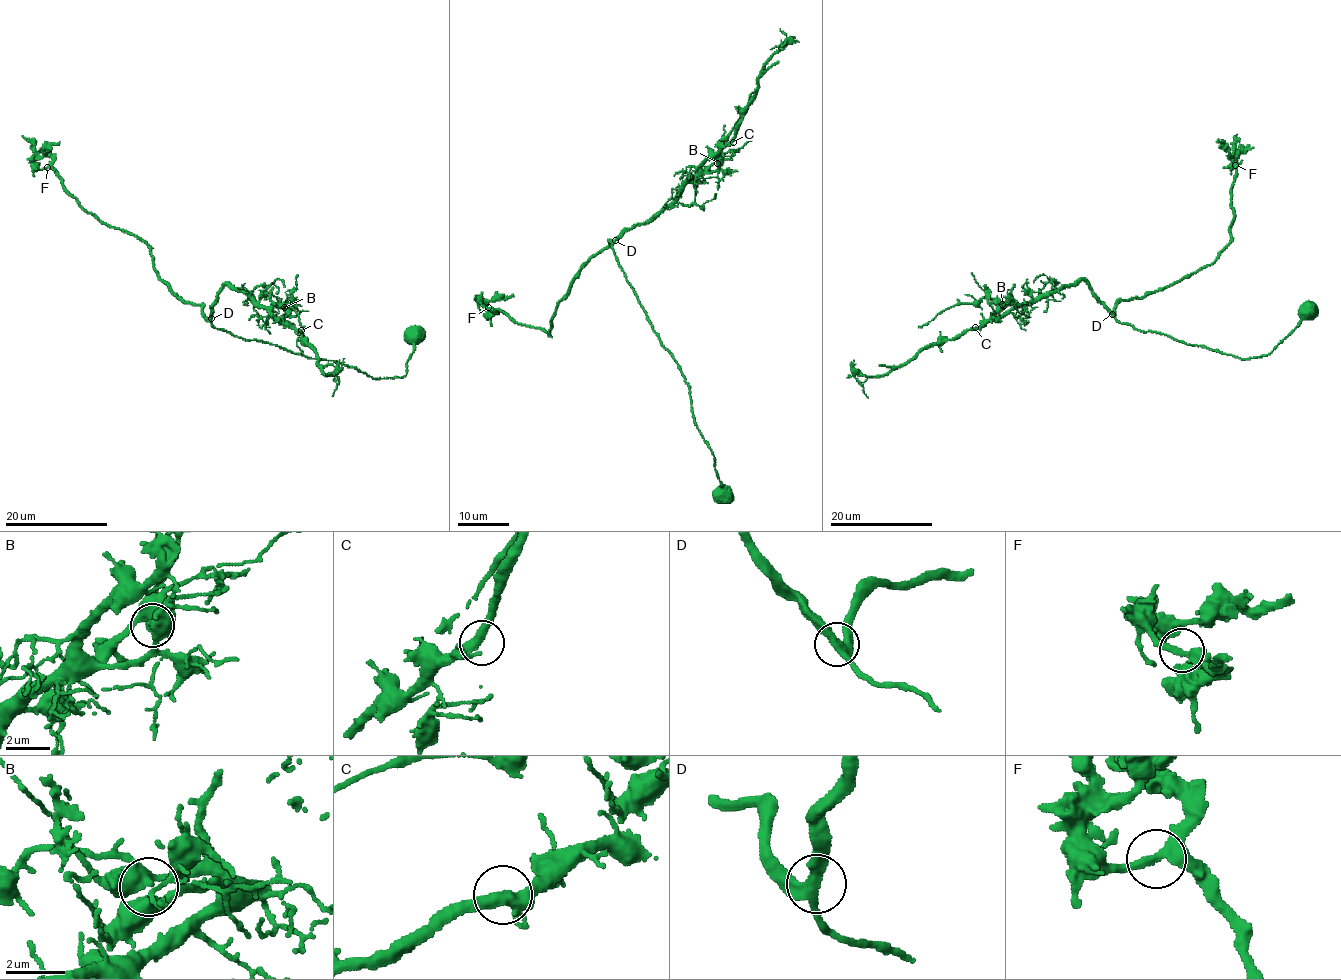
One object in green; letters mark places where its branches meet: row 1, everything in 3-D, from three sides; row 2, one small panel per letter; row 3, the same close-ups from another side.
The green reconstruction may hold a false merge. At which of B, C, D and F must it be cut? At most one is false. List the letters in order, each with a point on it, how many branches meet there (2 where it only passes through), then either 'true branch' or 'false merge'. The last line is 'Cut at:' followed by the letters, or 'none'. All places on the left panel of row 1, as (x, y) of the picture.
B: (284, 307) | 3 | true branch
C: (301, 330) | 3 | true branch
D: (211, 318) | 3 | true branch
F: (47, 167) | 3 | true branch
Cut at: none

